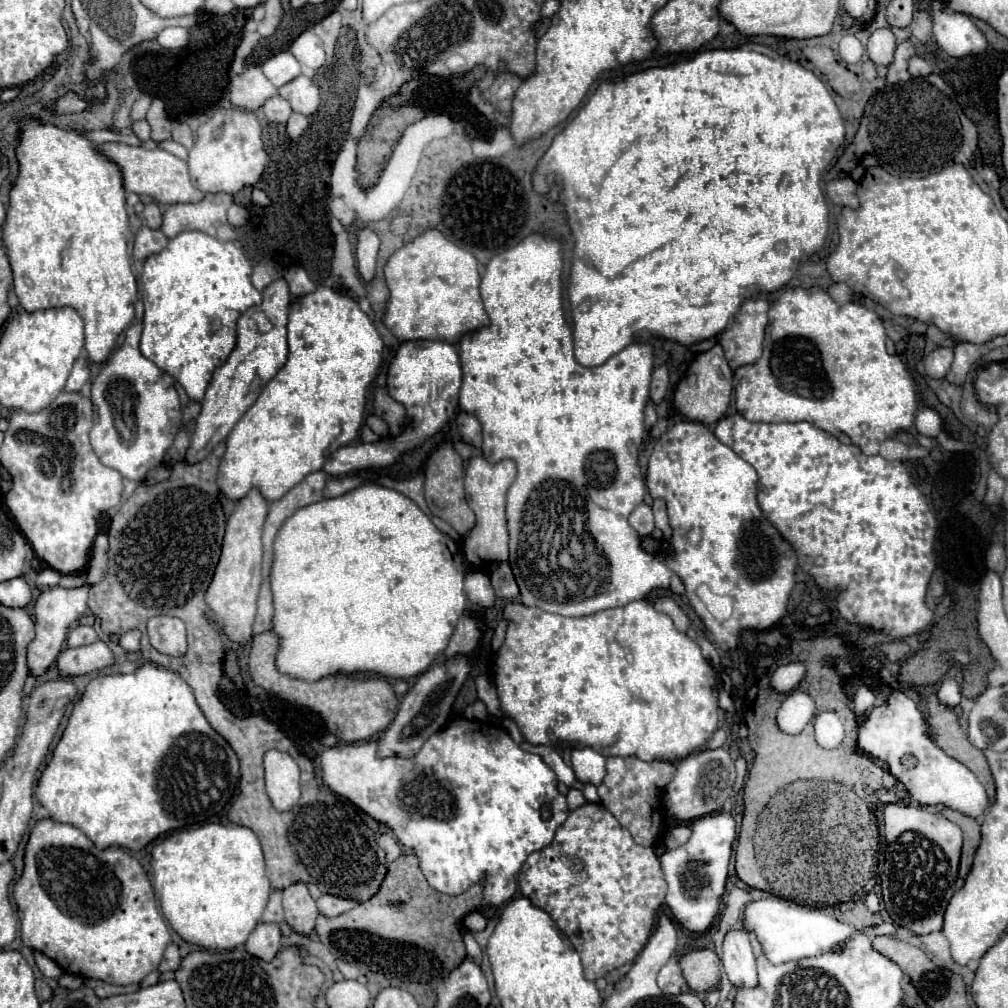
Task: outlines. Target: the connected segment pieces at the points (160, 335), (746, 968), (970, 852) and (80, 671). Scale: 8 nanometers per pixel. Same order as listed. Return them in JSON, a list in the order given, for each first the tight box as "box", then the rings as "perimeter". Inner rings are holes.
[{"box":[140,231,262,401],"perimeter":[[[184,231],[168,241],[166,249],[144,261],[142,271],[142,301],[146,307],[140,351],[146,359],[154,361],[162,371],[180,381],[192,401],[202,401],[206,387],[216,367],[220,367],[236,345],[238,317],[262,303],[262,293],[250,281],[252,265],[234,243],[222,243],[200,231]]]},{"box":[722,929,758,989],"perimeter":[[[744,929],[730,931],[726,935],[722,945],[722,963],[728,979],[736,989],[758,985],[756,957],[750,945],[750,937],[744,933]]]},{"box":[938,805,980,883],"perimeter":[[[940,805],[938,807],[940,813],[950,819],[952,823],[960,825],[960,829],[964,831],[964,847],[962,847],[962,859],[960,859],[960,873],[958,873],[958,881],[962,883],[972,867],[972,859],[974,859],[974,853],[980,845],[980,821],[978,819],[972,819],[972,817],[966,817],[950,807],[944,807]]]},{"box":[56,641,114,677],"perimeter":[[[96,641],[92,645],[84,645],[76,649],[64,649],[58,655],[56,667],[60,677],[78,677],[98,671],[112,663],[114,663],[114,655],[108,649],[108,645],[104,641]]]}]

